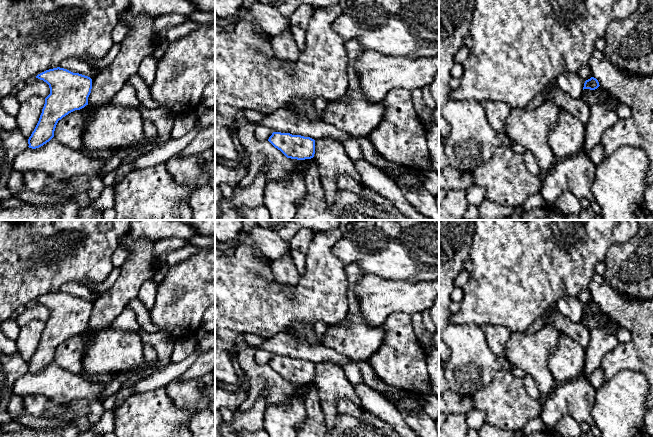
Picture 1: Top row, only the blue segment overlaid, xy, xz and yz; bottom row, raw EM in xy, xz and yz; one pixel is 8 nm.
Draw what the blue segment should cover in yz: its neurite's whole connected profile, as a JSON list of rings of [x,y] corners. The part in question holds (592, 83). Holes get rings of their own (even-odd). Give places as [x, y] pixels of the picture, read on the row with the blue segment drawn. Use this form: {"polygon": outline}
{"polygon": [[[591,77],[590,79],[586,80],[585,83],[584,83],[584,87],[583,87],[583,90],[584,89],[590,89],[590,90],[595,90],[599,87],[599,82],[596,78],[594,77]]]}

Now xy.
{"polygon": [[[64,68],[46,70],[36,76],[49,85],[50,94],[45,98],[39,121],[28,139],[29,148],[36,149],[54,137],[59,120],[69,113],[88,105],[92,79]]]}

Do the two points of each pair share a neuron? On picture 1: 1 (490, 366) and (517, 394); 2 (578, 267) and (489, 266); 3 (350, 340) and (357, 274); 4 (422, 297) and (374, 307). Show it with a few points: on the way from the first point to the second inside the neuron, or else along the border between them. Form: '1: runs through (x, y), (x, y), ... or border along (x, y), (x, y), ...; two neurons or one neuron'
1: border along (499, 370), (487, 384), (479, 387); two neurons
2: runs through (556, 266), (511, 266); one neuron
3: runs through (353, 324), (353, 298), (351, 290); one neuron
4: runs through (410, 297), (386, 297); one neuron

